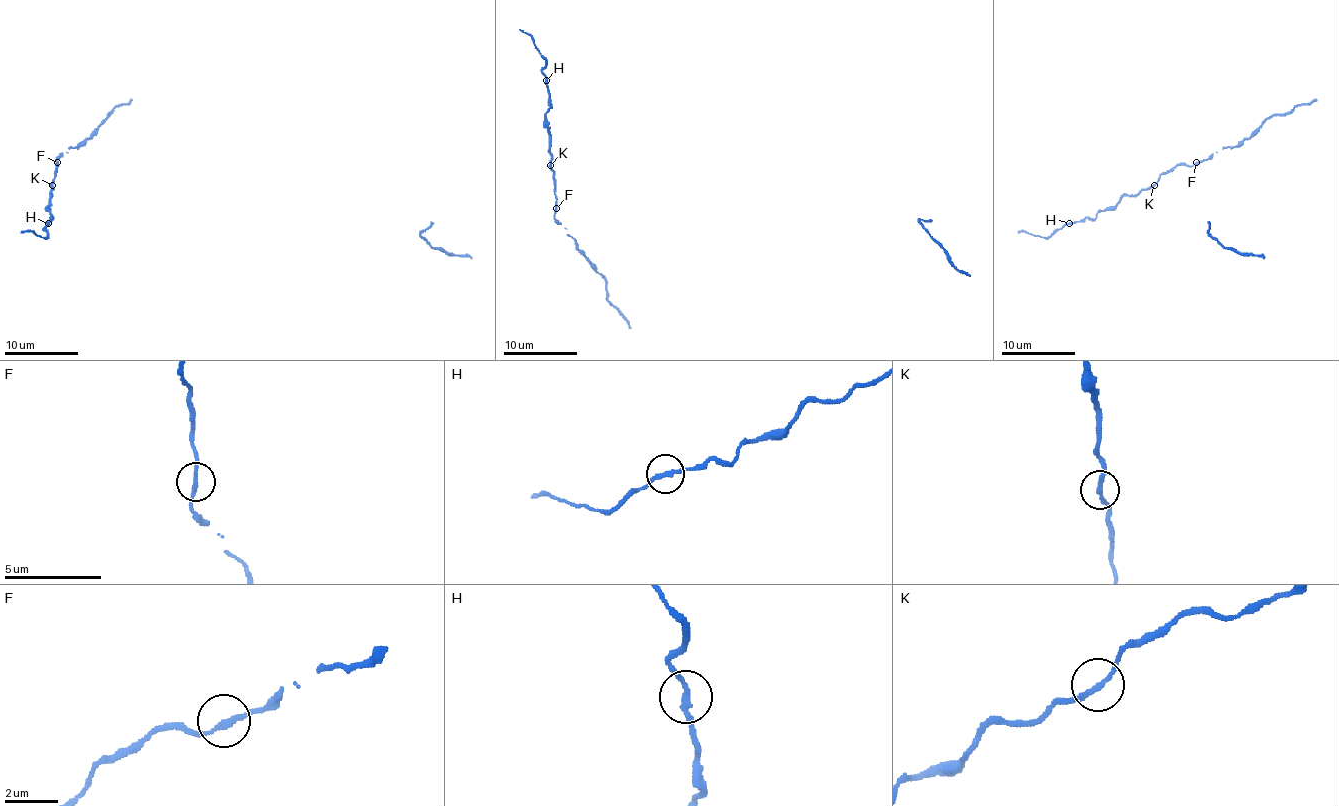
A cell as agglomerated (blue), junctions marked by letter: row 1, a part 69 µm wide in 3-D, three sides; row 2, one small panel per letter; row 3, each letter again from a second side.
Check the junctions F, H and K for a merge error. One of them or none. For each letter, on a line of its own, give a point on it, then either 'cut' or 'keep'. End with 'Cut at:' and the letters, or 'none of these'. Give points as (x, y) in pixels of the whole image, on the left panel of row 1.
F: place (57, 162); keep
H: place (48, 223); keep
K: place (52, 185); keep
Cut at: none of these

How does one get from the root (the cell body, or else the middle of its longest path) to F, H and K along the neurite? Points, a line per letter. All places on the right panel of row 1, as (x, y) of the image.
F: (1309, 105), (1296, 105), (1287, 114), (1272, 114), (1237, 146), (1228, 146), (1205, 160), (1196, 162)
H: (1309, 105), (1272, 114), (1237, 146), (1191, 166), (1176, 164), (1148, 188), (1124, 196), (1094, 218), (1068, 223)
K: (1309, 105), (1296, 105), (1287, 114), (1272, 114), (1237, 146), (1228, 146), (1191, 166), (1176, 164), (1154, 185)

